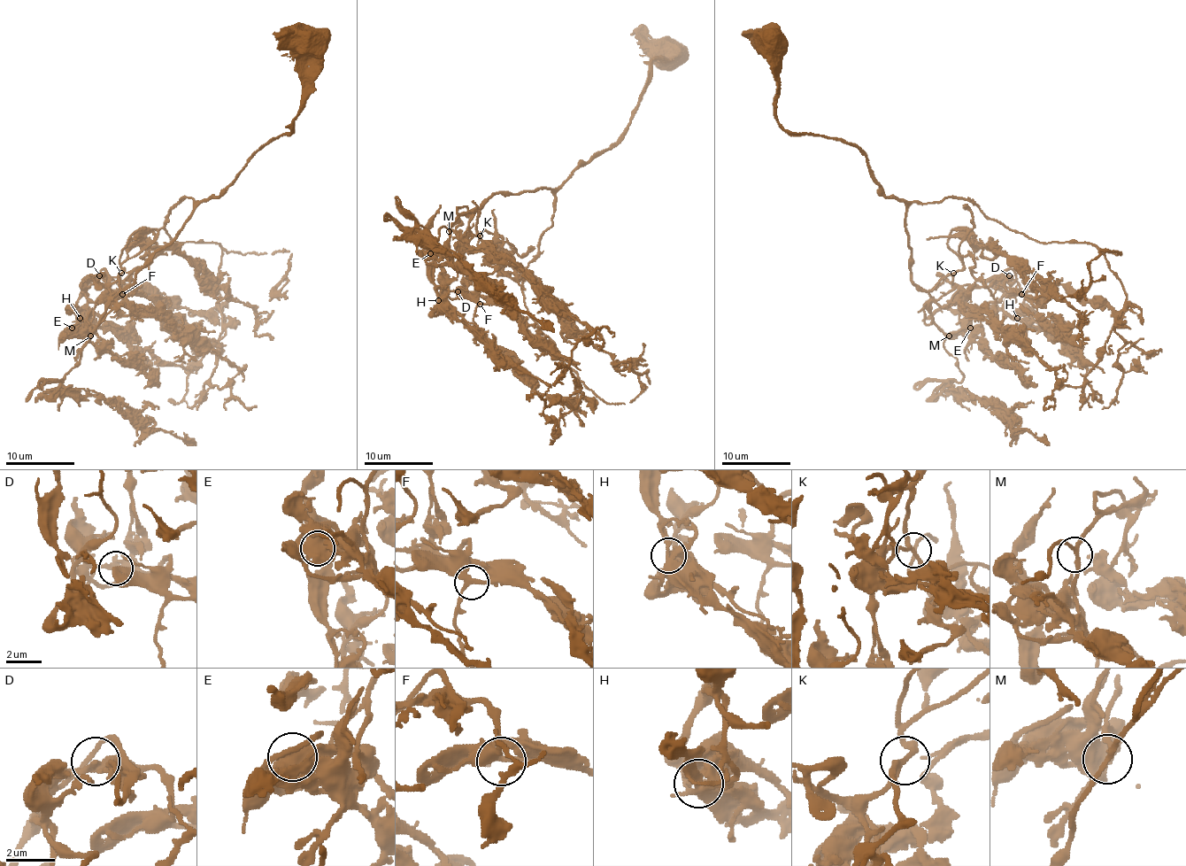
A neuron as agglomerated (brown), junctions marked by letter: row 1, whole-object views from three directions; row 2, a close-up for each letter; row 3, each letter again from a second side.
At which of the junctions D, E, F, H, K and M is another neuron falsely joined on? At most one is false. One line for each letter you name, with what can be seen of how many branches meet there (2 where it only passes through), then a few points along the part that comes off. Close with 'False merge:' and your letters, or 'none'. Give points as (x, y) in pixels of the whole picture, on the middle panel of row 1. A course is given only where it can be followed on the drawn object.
False merge: none

